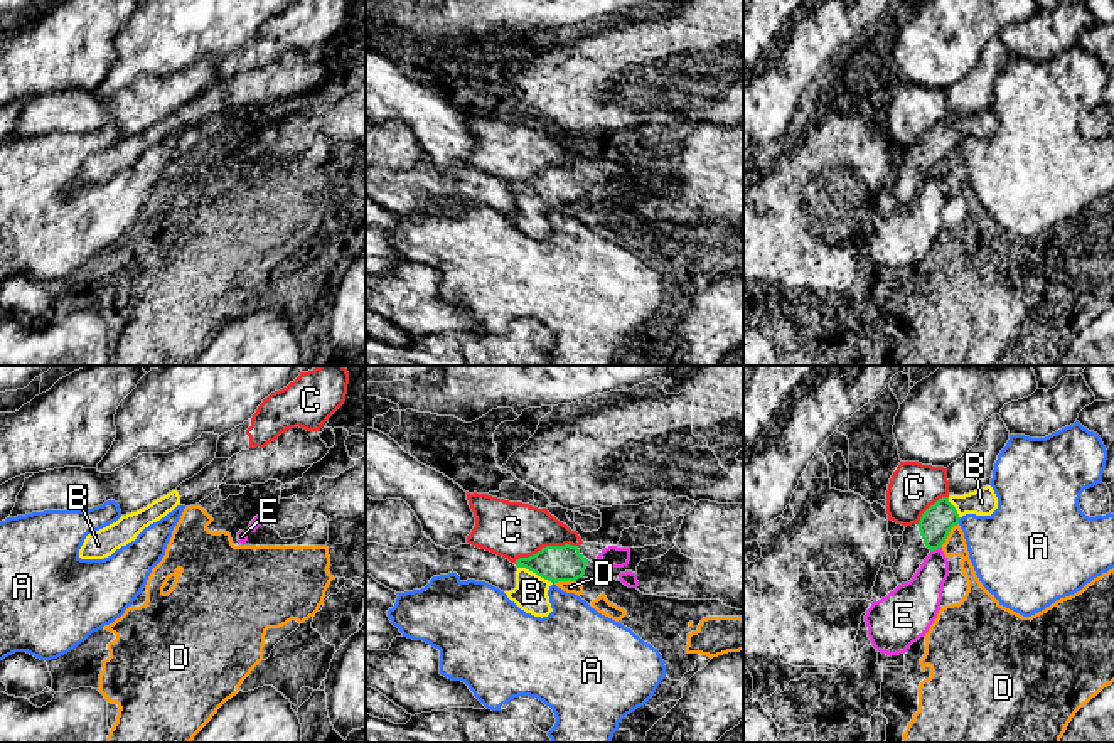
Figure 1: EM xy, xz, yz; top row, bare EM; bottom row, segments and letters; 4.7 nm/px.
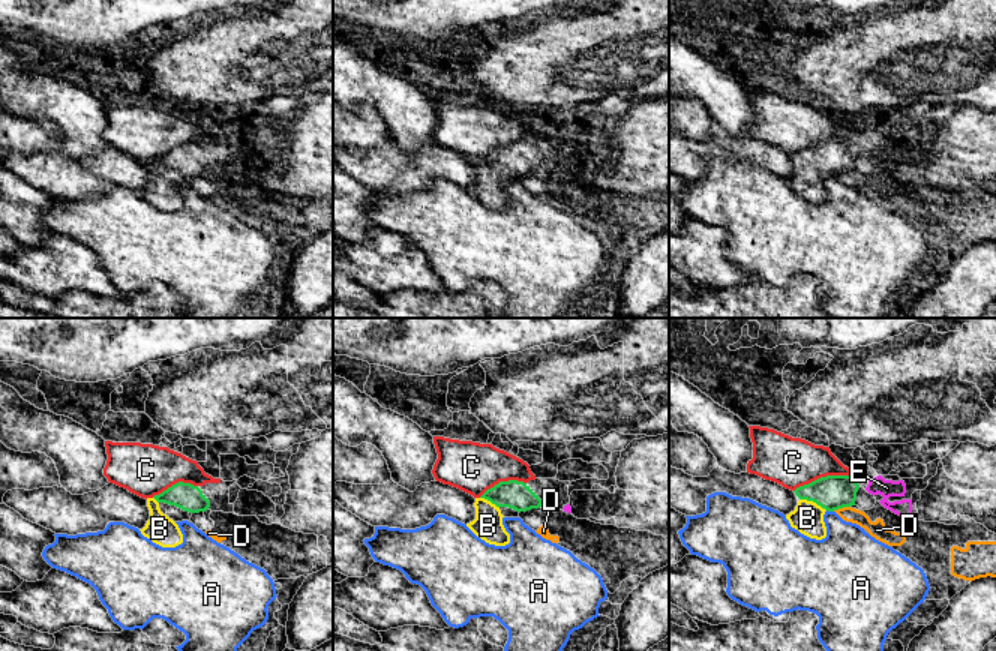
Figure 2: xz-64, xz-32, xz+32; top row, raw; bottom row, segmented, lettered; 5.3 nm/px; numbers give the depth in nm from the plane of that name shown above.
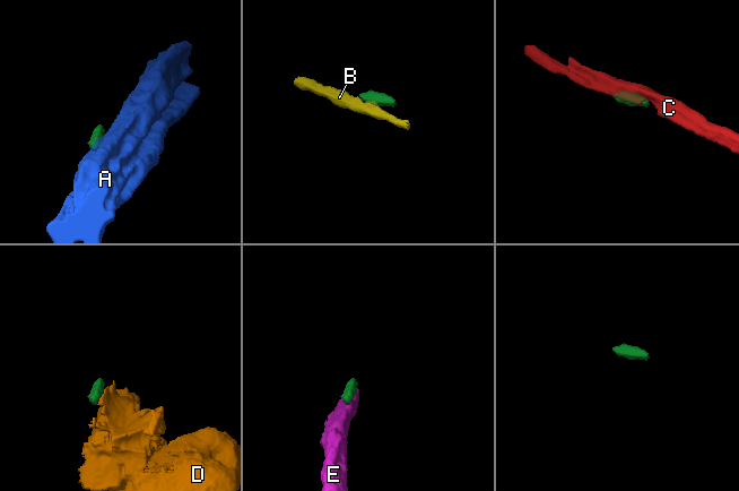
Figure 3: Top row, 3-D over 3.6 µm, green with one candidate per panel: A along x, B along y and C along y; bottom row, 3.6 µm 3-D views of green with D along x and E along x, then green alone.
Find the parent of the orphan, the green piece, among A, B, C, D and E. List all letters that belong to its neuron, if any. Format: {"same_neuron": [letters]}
{"same_neuron": ["B"]}

